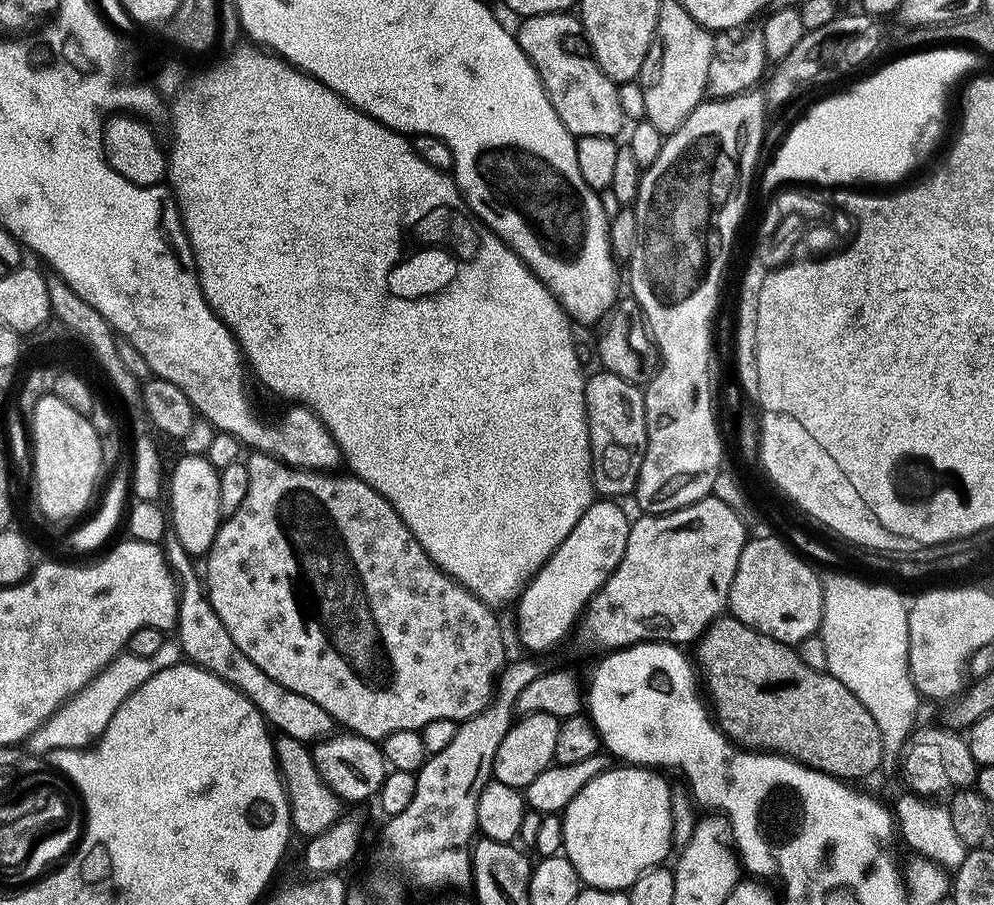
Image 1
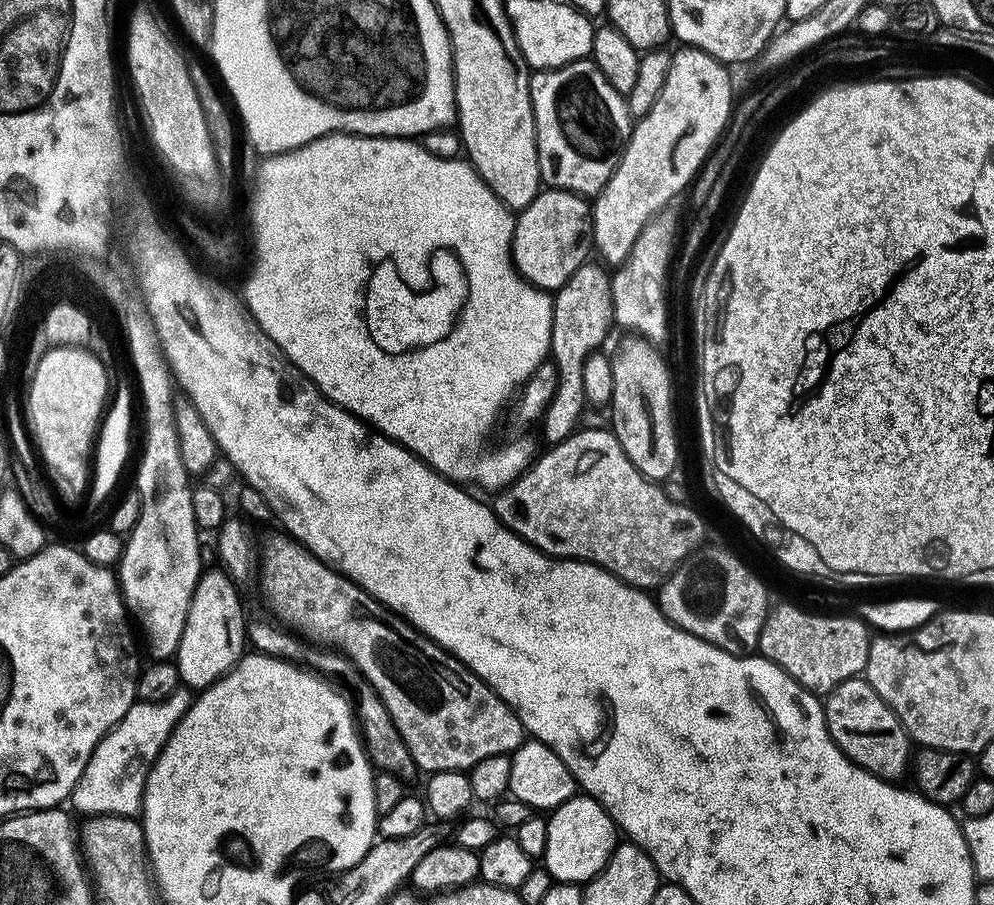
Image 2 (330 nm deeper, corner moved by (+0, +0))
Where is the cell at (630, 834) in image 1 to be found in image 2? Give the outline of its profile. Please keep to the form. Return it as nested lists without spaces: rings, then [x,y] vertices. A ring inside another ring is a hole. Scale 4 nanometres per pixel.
[[[576,794],[547,817],[548,837],[542,864],[548,867],[553,881],[584,886],[600,872],[602,864],[596,853],[596,812],[598,805],[591,796]]]

